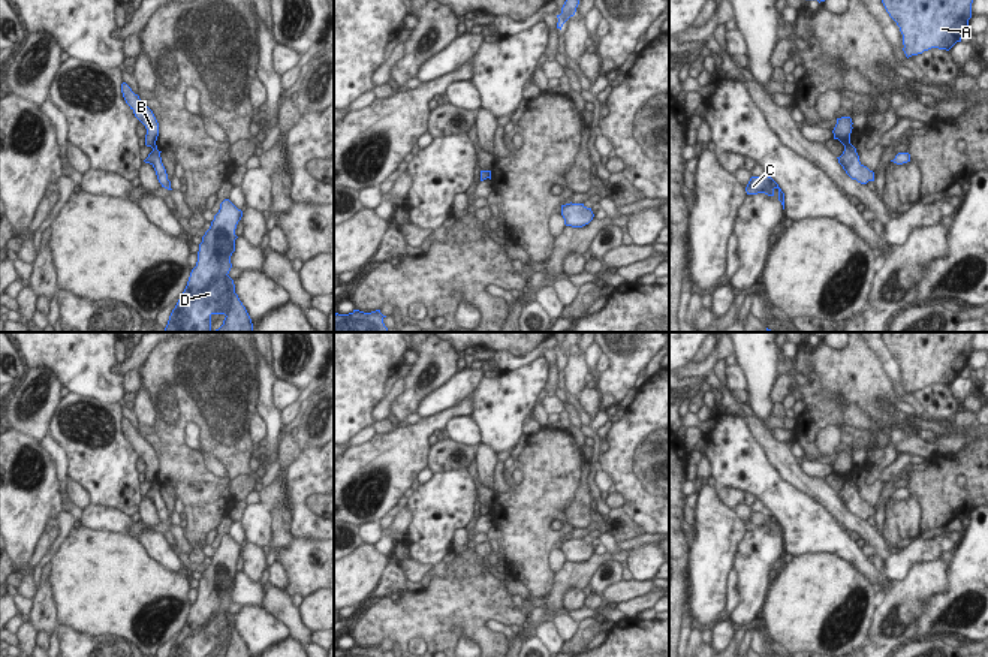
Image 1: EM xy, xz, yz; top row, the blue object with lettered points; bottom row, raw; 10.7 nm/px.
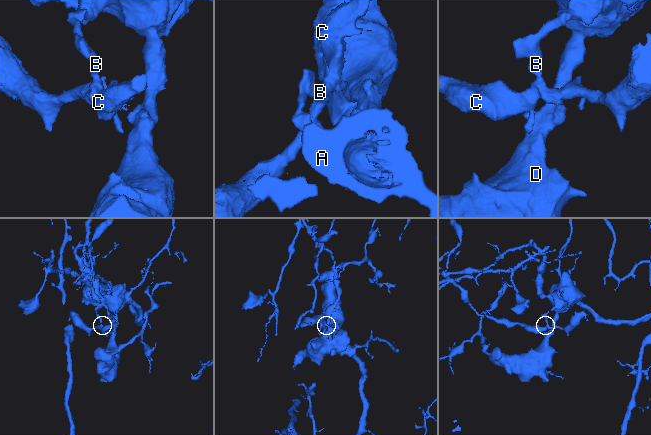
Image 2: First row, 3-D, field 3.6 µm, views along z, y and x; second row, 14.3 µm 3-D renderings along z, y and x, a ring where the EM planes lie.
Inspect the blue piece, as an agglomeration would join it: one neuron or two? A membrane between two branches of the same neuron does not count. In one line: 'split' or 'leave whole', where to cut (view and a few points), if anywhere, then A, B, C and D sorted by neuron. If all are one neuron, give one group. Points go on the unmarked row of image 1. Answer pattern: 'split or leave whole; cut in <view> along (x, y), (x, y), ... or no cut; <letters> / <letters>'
split; cut in yz along (849, 478), (845, 481); A B D / C

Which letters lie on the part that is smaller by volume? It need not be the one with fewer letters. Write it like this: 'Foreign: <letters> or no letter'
Foreign: C

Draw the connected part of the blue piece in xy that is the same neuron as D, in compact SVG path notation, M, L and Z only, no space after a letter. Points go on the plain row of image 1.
M229 534L220 539L199 579L196 602L168 657L211 657L213 650L225 650L223 657L251 657L228 611L241 552L243 546Z

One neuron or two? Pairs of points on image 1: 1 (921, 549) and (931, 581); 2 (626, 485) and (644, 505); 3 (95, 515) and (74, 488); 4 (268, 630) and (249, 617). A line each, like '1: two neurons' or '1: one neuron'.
1: two neurons
2: one neuron
3: two neurons
4: one neuron

